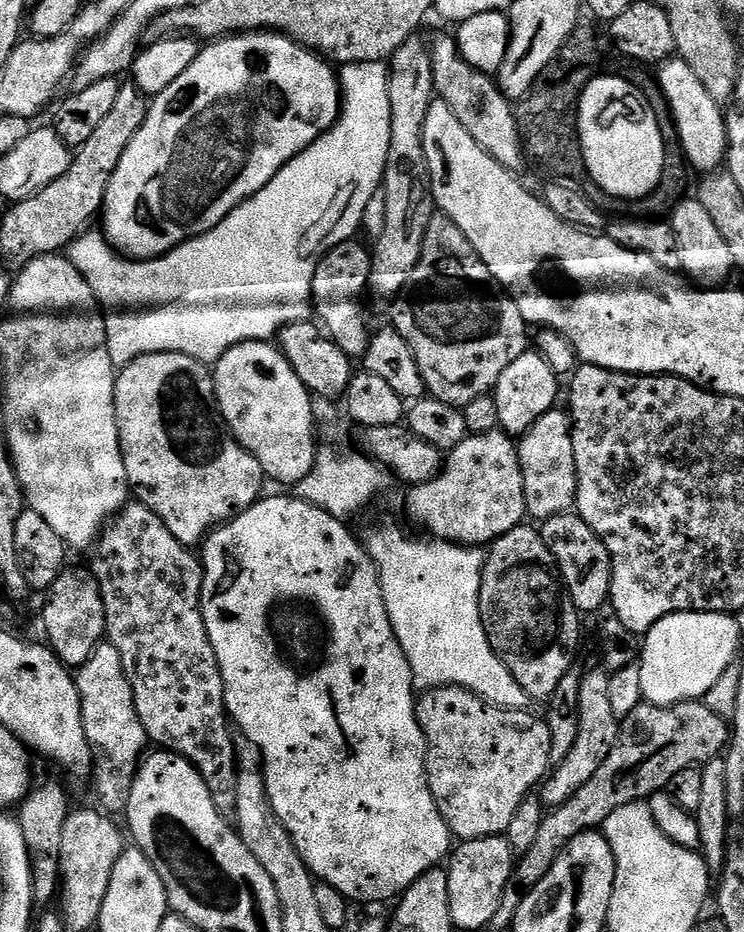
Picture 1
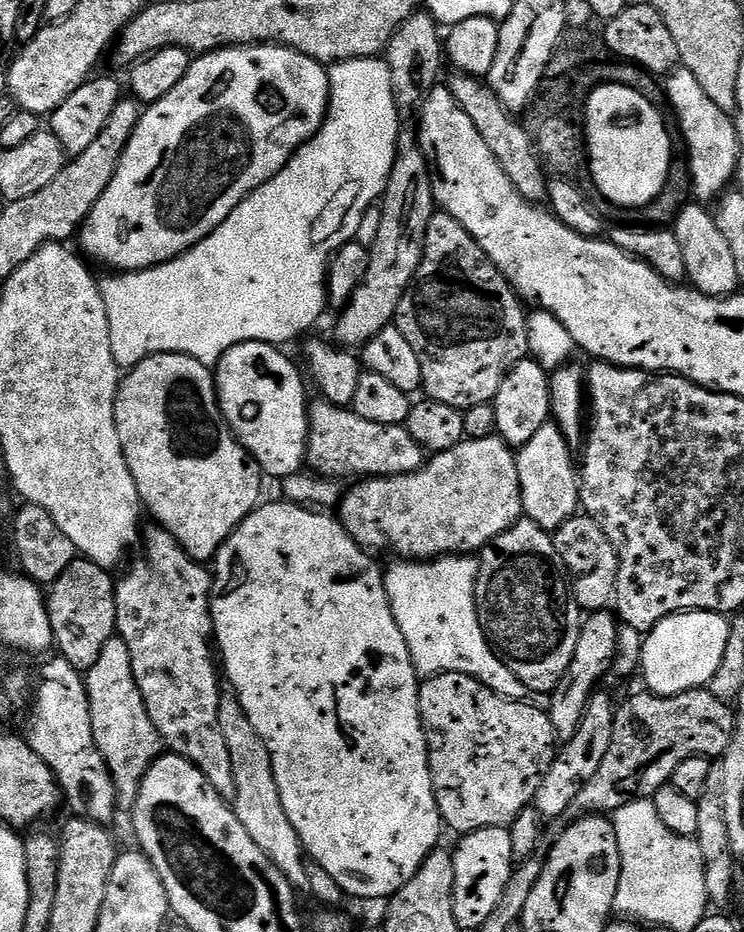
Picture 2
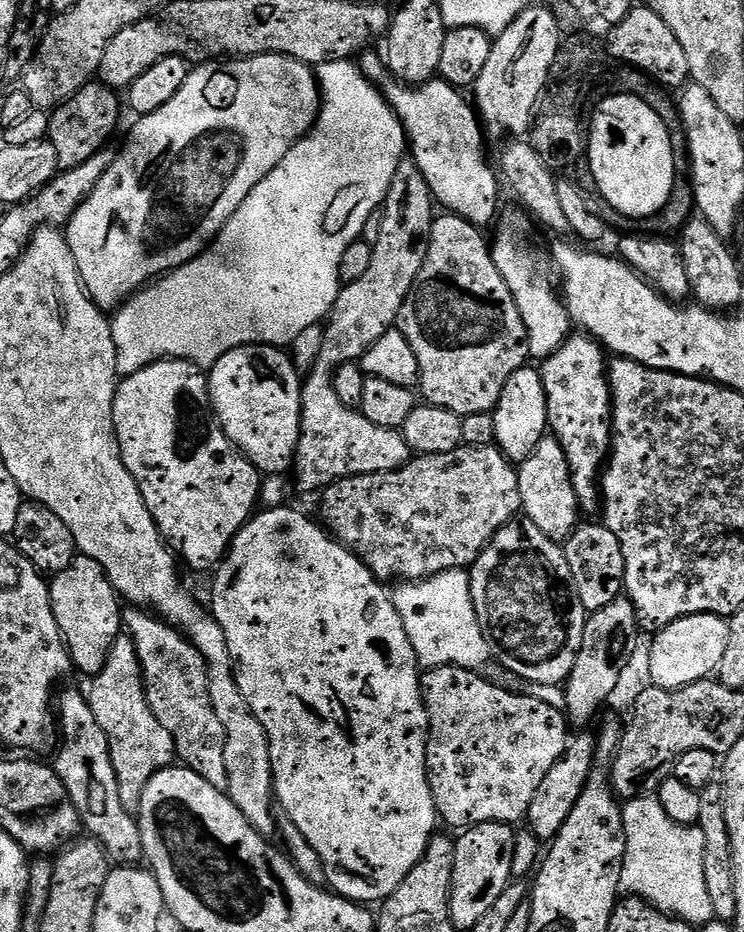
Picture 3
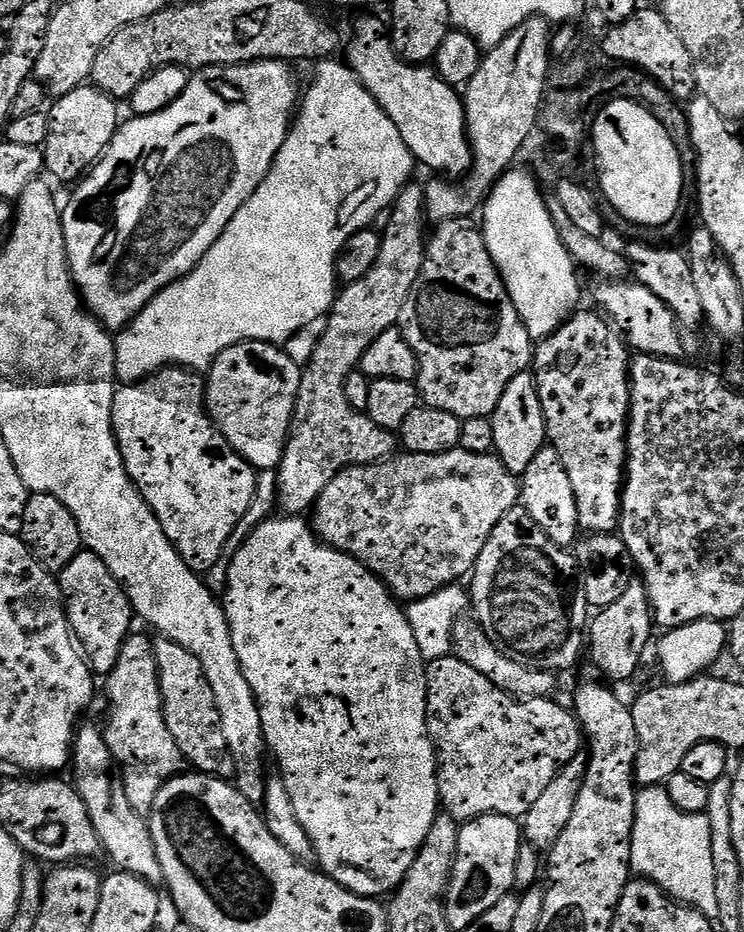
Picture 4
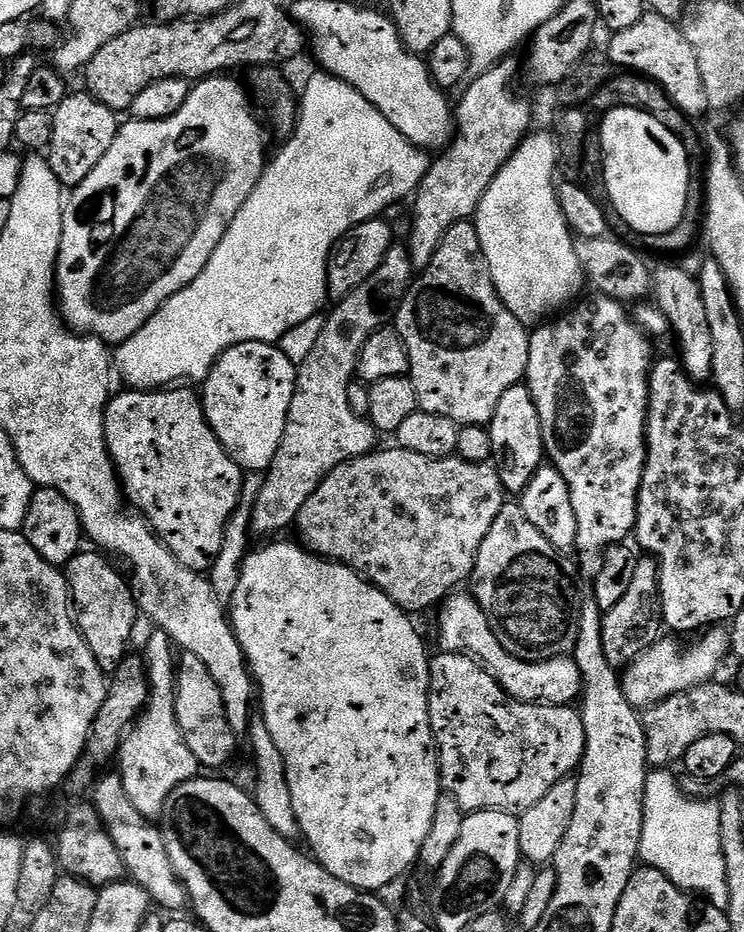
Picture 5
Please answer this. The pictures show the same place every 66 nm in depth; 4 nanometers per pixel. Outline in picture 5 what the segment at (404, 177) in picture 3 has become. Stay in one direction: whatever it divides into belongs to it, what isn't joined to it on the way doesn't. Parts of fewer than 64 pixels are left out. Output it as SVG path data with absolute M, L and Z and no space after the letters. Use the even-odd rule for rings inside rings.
M400 242L393 243L386 258L382 258L382 266L378 266L358 290L335 305L312 349L305 354L304 361L299 361L294 398L286 414L286 430L274 462L264 473L265 485L252 507L250 532L253 537L272 538L283 533L280 532L283 528L291 529L302 506L306 506L306 498L318 490L325 476L340 464L365 456L377 447L378 433L365 417L354 414L348 388L354 383L366 342L395 317L413 279L414 269L407 247Z

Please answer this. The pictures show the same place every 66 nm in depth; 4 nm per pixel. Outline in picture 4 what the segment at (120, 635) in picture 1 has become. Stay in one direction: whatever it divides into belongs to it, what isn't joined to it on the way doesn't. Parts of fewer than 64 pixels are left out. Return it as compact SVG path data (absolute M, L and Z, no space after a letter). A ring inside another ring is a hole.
M157 639L154 647L166 726L170 734L174 734L174 742L178 742L178 750L189 765L196 767L193 769L197 773L231 777L234 762L226 746L226 734L222 734L218 702L214 702L214 690L210 690L210 681L206 678L206 670L202 670L202 662L198 662L186 646L178 646L178 642L173 640Z

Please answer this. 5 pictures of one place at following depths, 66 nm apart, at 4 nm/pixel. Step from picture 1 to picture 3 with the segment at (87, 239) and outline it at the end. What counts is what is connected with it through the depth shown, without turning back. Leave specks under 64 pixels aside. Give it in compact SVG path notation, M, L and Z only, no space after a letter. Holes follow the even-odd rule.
M339 60L338 62L326 62L315 69L316 79L320 86L320 113L316 116L316 125L308 135L296 141L292 148L278 162L278 166L238 206L238 210L226 222L226 226L220 235L196 257L190 264L184 264L175 268L167 276L159 277L155 286L149 286L135 298L124 301L118 311L111 317L112 333L114 334L114 346L116 347L116 371L121 377L133 376L138 370L142 370L147 364L155 360L191 360L199 368L211 370L231 348L243 348L245 344L270 344L273 346L288 346L291 340L296 340L307 328L312 328L316 323L327 321L334 302L338 298L342 287L340 279L340 263L342 254L351 244L365 235L364 227L368 219L377 215L378 209L383 205L386 194L390 190L390 182L394 182L394 174L398 166L406 159L406 137L402 122L396 116L395 110L389 108L384 93L376 85L371 84L360 70L359 63L352 60Z

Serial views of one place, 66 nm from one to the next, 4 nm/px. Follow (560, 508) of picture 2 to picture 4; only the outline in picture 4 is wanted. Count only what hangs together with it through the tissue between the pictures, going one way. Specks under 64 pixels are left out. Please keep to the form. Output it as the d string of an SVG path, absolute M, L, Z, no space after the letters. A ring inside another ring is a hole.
M546 446L530 462L524 471L520 485L522 506L538 522L538 526L559 548L568 550L575 545L582 529L578 522L578 502L574 502L574 486L570 486L570 478L566 475L566 466L562 466L562 458L550 446Z

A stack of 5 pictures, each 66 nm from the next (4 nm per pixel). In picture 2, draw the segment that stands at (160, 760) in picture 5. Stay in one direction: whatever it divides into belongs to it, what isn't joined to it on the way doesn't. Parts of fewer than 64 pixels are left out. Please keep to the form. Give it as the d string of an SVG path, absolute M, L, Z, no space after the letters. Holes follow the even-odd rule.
M114 635L110 642L106 642L98 662L86 673L86 683L94 738L100 744L100 752L112 775L119 803L131 810L136 807L144 775L162 755L162 741L154 722L150 722L150 714L138 690L138 682L134 680L130 650L121 636Z

